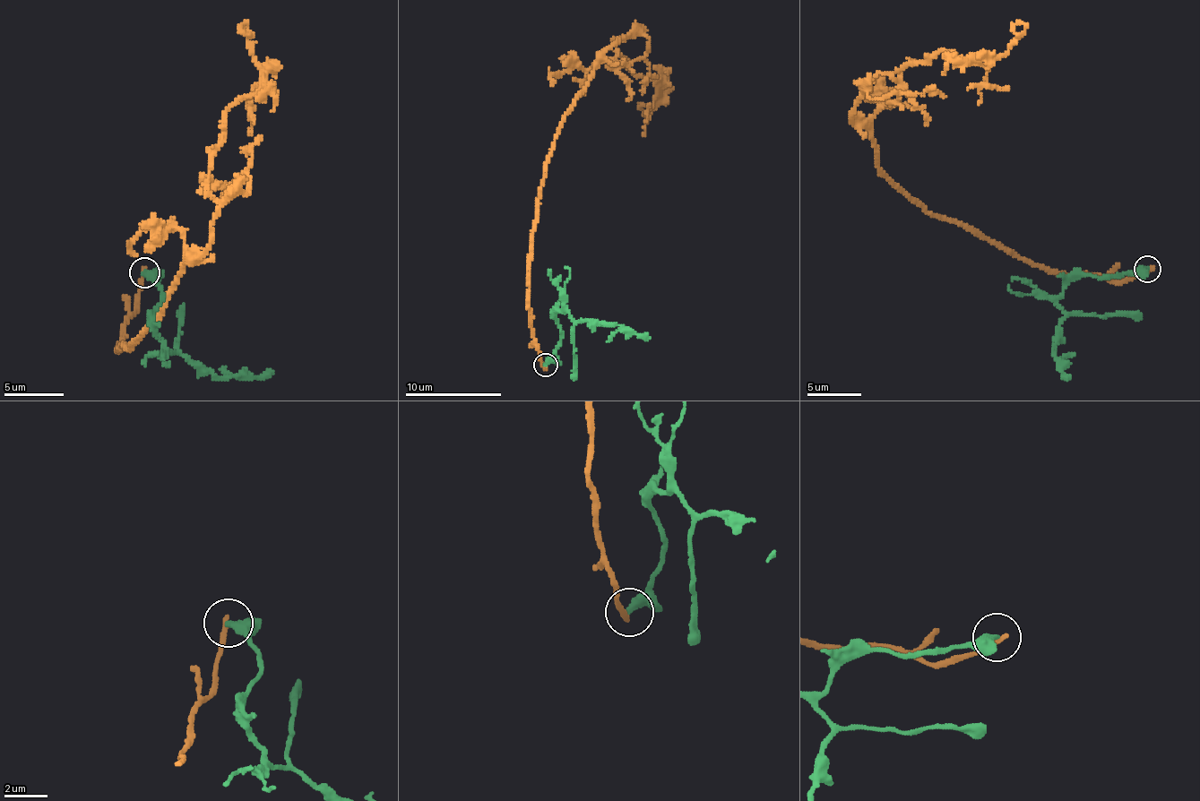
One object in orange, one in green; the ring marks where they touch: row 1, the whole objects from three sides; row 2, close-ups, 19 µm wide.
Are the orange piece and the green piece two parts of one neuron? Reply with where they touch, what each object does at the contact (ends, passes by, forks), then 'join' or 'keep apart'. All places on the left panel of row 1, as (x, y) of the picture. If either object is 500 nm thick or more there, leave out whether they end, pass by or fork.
(144, 272) | orange ends | green ends | keep apart

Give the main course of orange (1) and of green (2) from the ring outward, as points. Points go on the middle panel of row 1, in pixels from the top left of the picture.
1: (546, 366), (529, 299), (541, 180), (555, 136), (619, 36), (616, 55), (656, 85), (656, 107), (638, 107)
2: (546, 366), (561, 341), (556, 314), (567, 311), (574, 321), (607, 322), (650, 337)

